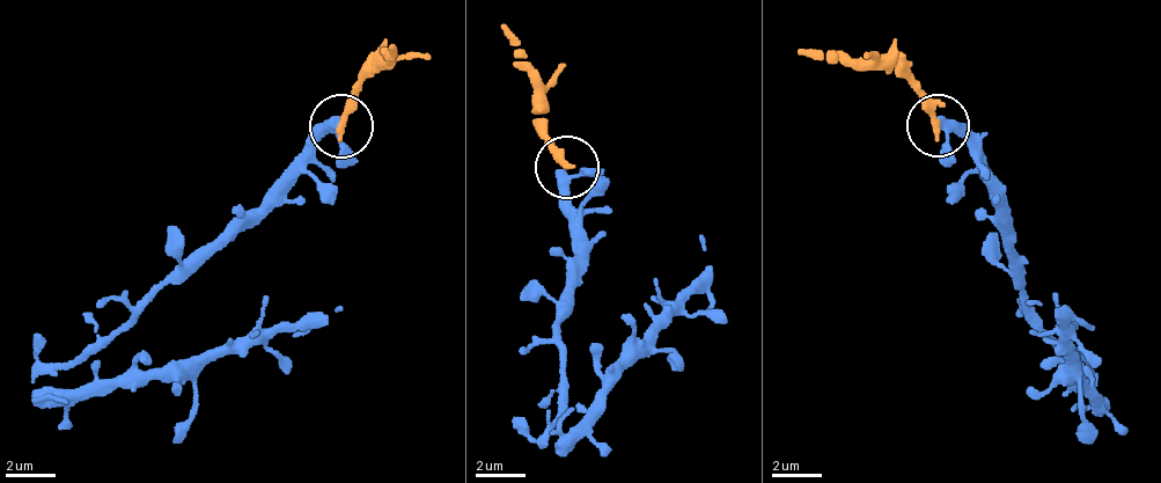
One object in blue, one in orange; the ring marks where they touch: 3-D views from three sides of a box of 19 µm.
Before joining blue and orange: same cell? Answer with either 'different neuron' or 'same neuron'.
different neuron

